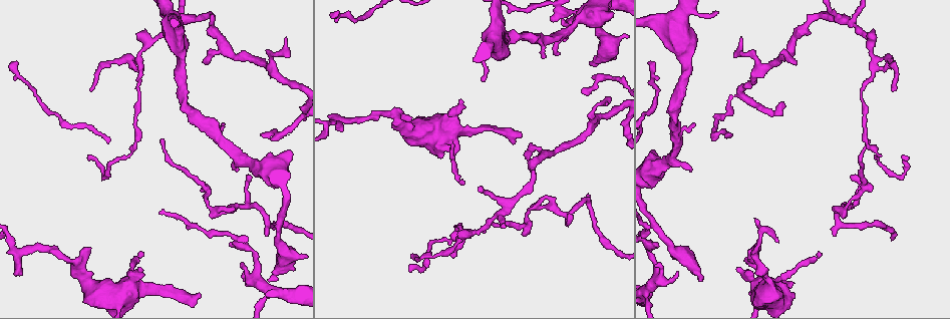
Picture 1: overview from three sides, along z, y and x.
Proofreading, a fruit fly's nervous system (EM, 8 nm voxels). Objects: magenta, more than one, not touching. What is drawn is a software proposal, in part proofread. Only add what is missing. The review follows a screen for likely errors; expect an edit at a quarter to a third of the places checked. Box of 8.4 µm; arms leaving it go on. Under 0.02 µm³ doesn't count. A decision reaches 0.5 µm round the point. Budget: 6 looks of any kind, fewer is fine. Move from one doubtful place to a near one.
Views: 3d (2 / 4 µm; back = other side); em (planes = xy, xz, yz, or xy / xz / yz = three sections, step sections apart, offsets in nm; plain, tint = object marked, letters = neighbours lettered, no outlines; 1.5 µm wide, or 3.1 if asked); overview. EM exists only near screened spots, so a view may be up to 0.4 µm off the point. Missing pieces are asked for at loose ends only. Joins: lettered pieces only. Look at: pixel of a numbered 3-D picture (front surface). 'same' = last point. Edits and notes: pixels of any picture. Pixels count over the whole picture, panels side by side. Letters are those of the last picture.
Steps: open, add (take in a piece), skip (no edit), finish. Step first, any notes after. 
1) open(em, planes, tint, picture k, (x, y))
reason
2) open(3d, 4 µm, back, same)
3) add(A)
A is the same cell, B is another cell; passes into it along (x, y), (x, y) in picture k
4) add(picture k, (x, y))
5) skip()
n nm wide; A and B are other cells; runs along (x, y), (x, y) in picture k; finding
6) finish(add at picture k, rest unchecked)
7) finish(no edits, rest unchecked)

open(em, planes, letters, picture 1, (590, 65))

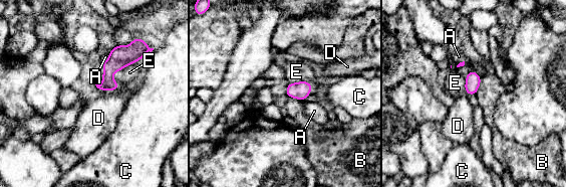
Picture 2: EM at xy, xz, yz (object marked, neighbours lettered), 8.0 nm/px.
skip()
A, B, C, D and E are other cells; border along (481, 77), (476, 94) in picture 2; none of them fits

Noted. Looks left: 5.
open(3d, 4 µm, picture 1, (736, 270))
an open end

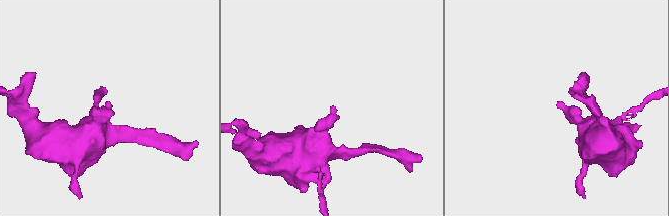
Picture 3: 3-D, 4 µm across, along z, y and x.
open(em, planes, letters, picture 3, (107, 105))

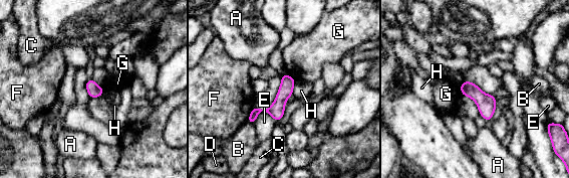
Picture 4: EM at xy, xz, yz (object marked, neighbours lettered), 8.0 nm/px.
skip()
E touches over 180 nm; A, B, C, D, E, F, G and H are other cells; no lettered piece goes on from it

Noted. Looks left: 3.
open(em, xz, step 4, tint, picture 1, (251, 176))
tapers out

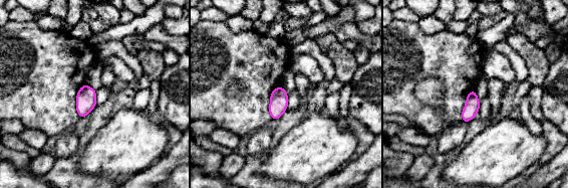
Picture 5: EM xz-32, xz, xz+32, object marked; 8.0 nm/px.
open(em, planes, letters, same)

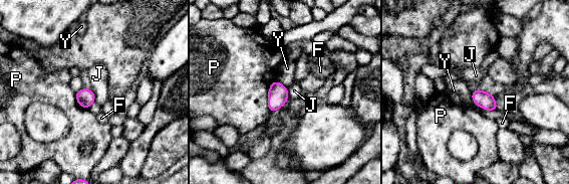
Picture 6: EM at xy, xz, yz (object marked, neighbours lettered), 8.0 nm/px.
skip()
F, J, P and Y are other cells; no lettered piece goes on from it

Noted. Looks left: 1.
finish(no edits, rest unchecked)

